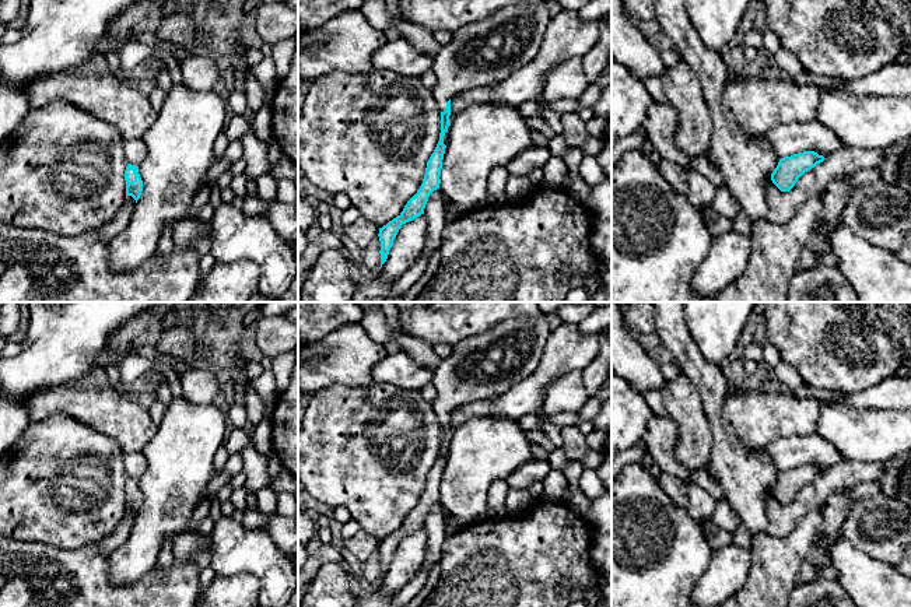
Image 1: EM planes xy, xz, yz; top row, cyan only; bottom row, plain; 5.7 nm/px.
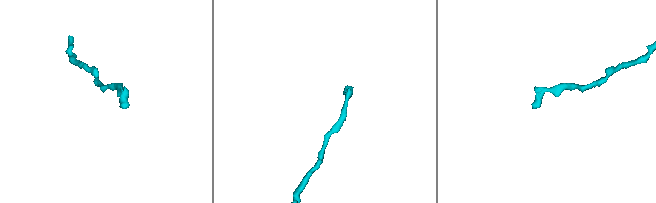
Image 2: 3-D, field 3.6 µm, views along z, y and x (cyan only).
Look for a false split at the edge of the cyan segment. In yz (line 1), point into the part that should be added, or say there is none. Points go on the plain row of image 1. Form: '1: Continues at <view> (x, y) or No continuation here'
1: No continuation here

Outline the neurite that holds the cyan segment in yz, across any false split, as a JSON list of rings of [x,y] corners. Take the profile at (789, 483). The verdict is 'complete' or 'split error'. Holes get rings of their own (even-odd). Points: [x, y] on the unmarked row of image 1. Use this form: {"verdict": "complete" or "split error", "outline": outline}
{"verdict": "complete", "outline": [[[803,464],[791,470],[784,470],[771,487],[771,494],[781,505],[789,505],[805,485],[824,473],[823,469],[814,464]]]}

